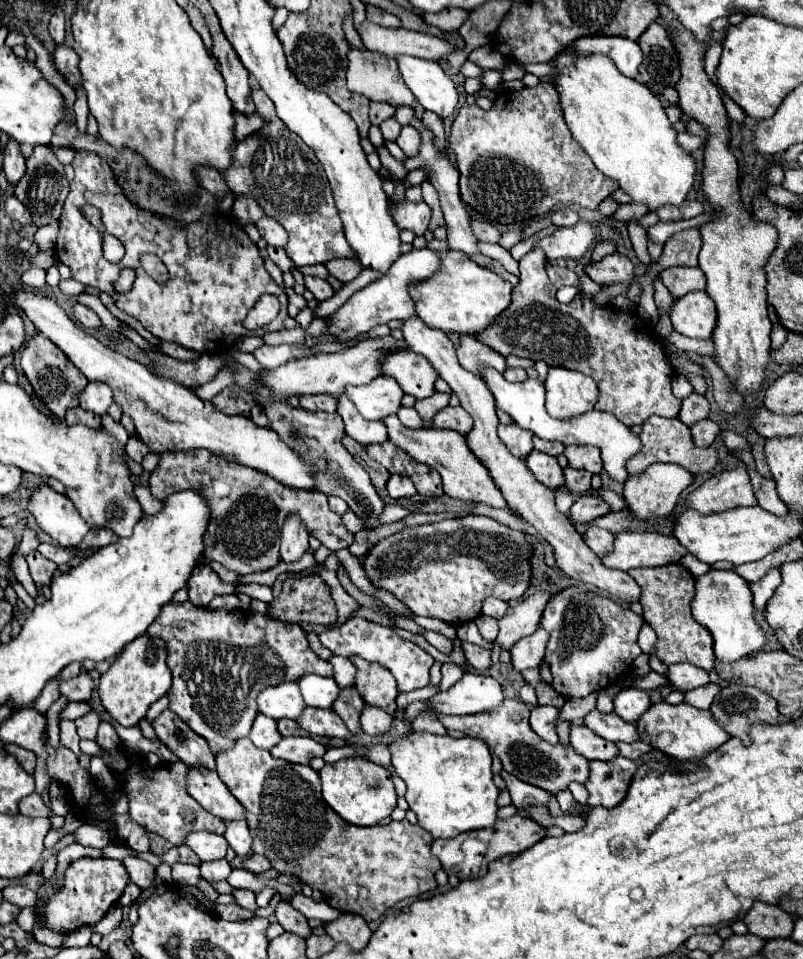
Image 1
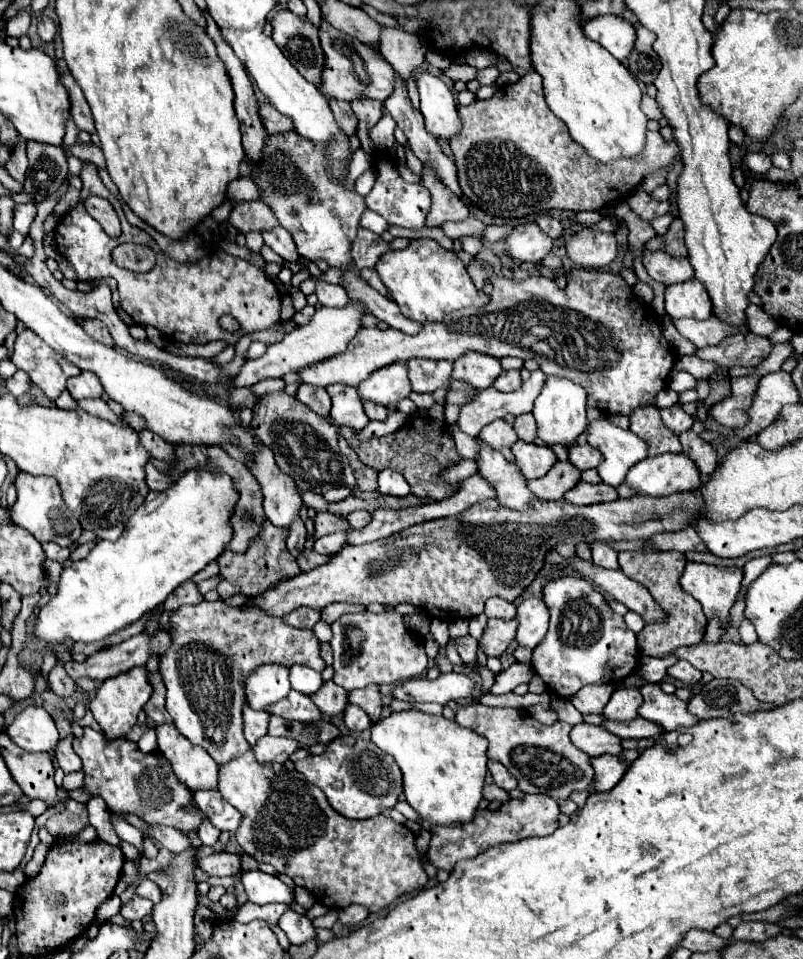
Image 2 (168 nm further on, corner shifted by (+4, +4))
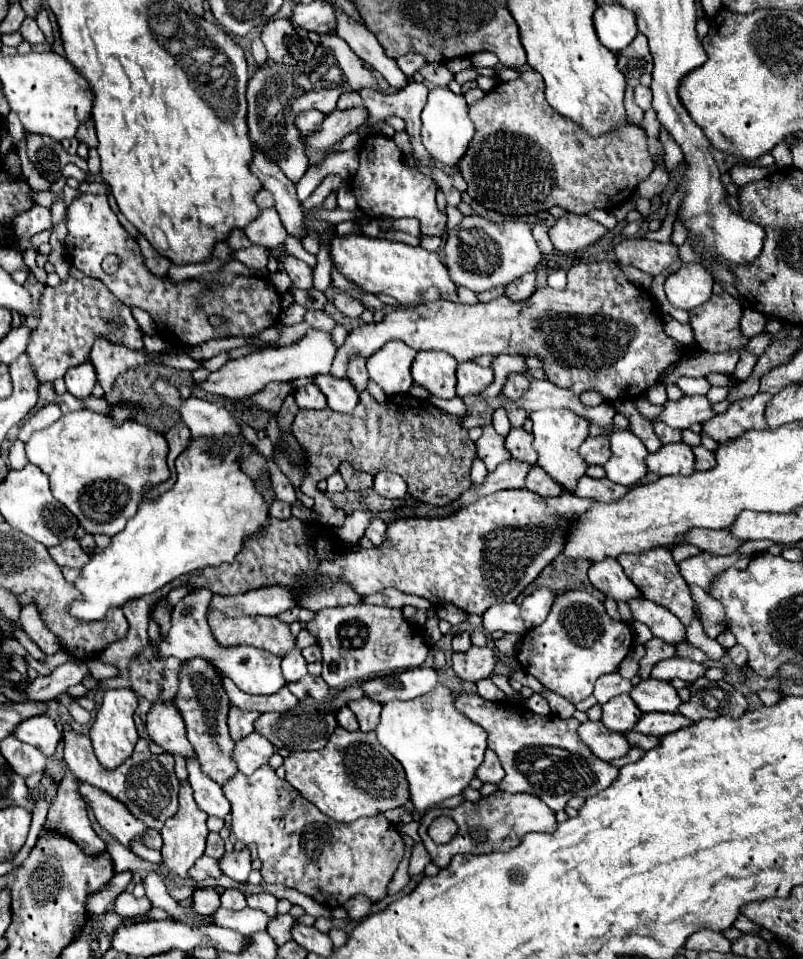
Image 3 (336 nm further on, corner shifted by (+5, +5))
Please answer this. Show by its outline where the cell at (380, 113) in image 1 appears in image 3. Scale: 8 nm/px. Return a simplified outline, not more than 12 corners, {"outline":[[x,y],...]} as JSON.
{"outline":[[344,93],[338,99],[338,109],[364,107],[358,93]]}

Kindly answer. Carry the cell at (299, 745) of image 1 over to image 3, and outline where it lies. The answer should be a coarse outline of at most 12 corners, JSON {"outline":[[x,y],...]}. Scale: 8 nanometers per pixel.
{"outline":[[260,733],[236,743],[238,771],[254,773],[276,747]]}

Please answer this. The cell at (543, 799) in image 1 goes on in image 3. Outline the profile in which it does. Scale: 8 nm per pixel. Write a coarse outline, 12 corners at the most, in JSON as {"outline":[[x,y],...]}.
{"outline":[[486,749],[484,765],[476,777],[482,783],[498,783],[504,769],[492,749]]}

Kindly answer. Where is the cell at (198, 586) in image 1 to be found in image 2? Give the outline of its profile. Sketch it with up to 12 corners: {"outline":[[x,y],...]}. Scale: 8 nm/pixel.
{"outline":[[193,580],[183,582],[167,596],[159,628],[167,628],[171,614],[203,596]]}

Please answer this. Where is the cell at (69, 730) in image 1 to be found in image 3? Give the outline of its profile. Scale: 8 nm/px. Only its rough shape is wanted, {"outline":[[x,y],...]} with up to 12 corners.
{"outline":[[62,763],[62,781],[44,829],[94,855],[106,843],[92,831],[78,777]]}

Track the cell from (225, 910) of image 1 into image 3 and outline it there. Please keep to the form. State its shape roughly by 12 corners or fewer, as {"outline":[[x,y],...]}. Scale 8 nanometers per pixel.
{"outline":[[238,889],[222,893],[222,907],[240,911],[246,897]]}

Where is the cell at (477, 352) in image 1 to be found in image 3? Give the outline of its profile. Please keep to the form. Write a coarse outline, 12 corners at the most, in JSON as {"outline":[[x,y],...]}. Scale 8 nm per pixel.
{"outline":[[474,361],[456,369],[458,397],[478,395],[494,381],[494,371]]}

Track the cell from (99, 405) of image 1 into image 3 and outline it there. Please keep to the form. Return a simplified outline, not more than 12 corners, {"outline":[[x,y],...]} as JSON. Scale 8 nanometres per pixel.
{"outline":[[90,361],[70,369],[64,377],[74,397],[86,399],[96,385]]}

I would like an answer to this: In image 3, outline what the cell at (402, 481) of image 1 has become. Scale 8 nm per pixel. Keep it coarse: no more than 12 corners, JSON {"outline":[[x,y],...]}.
{"outline":[[380,471],[374,489],[386,499],[406,495],[400,475]]}

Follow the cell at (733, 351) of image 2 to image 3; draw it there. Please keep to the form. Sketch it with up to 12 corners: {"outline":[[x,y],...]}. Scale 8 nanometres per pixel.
{"outline":[[744,349],[736,365],[736,379],[746,381],[754,371],[756,357]]}

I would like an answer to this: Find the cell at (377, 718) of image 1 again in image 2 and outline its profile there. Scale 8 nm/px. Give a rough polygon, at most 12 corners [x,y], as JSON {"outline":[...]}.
{"outline":[[347,706],[343,722],[351,732],[371,728],[359,706]]}

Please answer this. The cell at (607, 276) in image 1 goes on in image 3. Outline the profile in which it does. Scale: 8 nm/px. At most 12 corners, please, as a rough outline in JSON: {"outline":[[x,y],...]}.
{"outline":[[566,213],[550,229],[554,247],[578,253],[598,243],[606,227]]}

